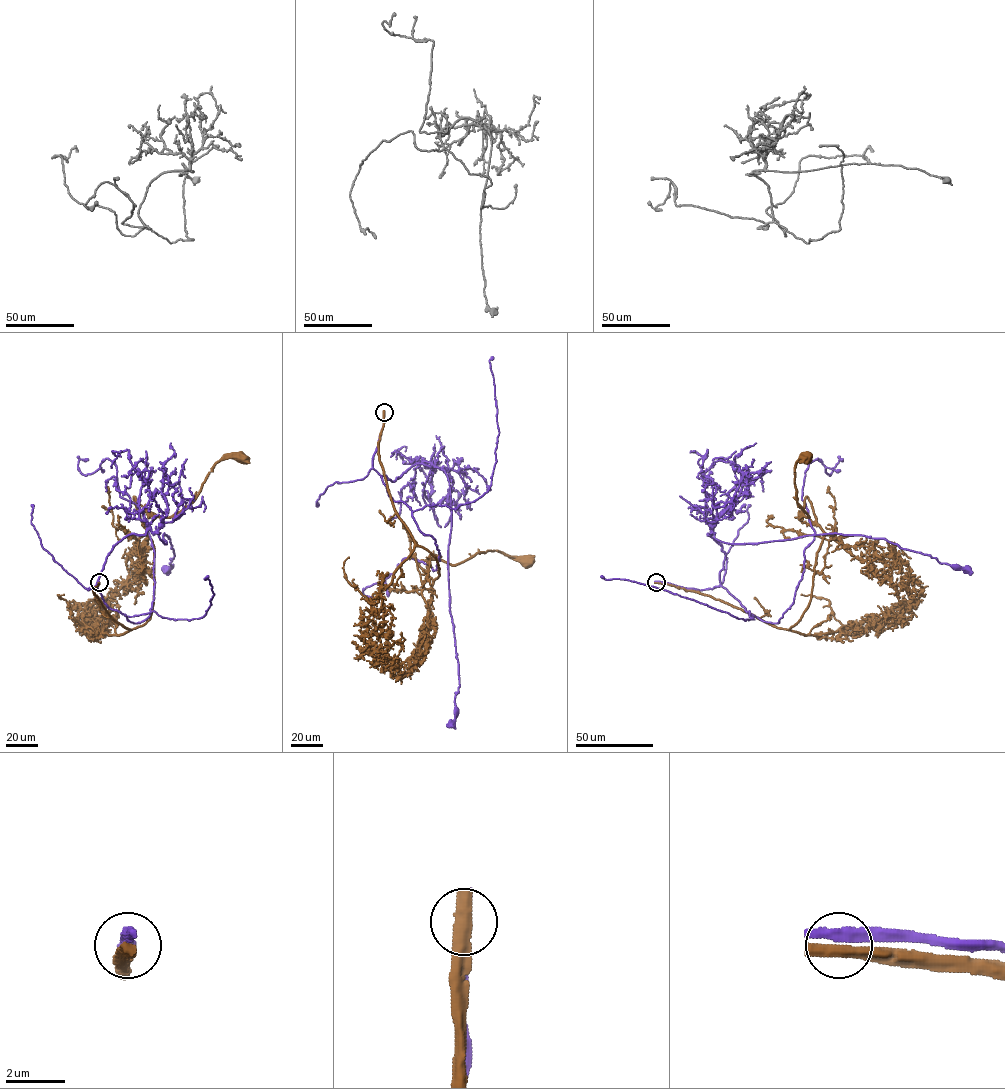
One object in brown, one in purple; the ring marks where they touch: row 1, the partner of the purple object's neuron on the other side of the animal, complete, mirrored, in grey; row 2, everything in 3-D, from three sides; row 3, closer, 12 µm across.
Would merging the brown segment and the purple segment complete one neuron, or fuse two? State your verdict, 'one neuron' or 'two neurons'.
two neurons

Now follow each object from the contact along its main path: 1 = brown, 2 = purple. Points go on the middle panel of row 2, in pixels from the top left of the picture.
1: (383, 412), (378, 458), (387, 490), (439, 575), (420, 567), (489, 550), (527, 562)
2: (383, 412), (373, 468), (393, 481), (423, 463), (444, 470), (450, 486), (450, 612), (459, 685), (451, 723)

